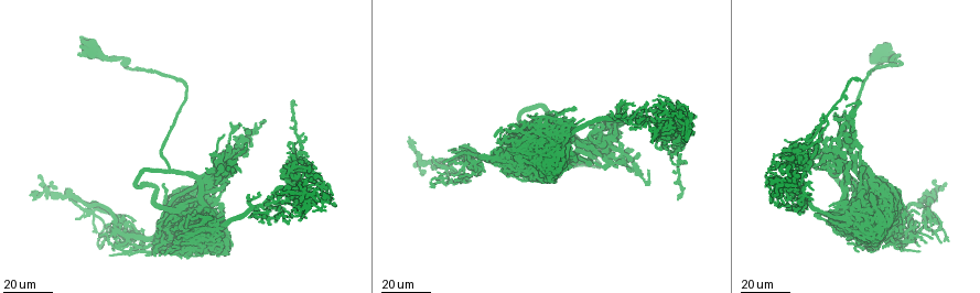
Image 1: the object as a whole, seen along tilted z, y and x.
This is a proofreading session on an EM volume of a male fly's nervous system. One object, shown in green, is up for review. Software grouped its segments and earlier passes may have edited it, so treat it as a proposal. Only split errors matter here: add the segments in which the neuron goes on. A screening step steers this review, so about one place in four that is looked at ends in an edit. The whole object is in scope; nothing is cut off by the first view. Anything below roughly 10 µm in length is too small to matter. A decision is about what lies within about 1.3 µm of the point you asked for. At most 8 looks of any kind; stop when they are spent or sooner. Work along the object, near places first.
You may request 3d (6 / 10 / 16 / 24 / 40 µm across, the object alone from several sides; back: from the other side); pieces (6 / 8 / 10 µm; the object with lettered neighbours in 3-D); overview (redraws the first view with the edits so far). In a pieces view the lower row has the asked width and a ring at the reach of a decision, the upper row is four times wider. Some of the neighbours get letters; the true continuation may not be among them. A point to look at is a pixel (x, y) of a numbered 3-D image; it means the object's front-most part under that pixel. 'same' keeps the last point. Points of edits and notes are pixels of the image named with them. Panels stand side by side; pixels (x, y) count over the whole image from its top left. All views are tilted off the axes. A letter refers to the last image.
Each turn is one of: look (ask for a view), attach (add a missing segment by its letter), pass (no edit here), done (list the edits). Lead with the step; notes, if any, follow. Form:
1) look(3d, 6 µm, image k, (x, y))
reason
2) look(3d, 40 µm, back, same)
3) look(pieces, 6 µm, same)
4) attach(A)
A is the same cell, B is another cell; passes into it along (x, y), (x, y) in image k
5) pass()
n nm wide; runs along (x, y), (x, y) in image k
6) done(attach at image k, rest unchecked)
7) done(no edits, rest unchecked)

look(3d, 24 µm, image 1, (224, 135))
tapers out

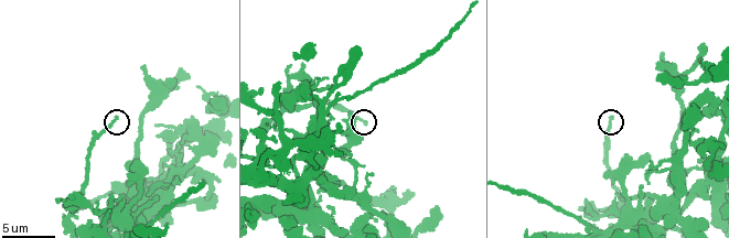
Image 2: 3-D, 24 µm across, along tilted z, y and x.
look(pieces, 8 µm, image 2, (365, 124))

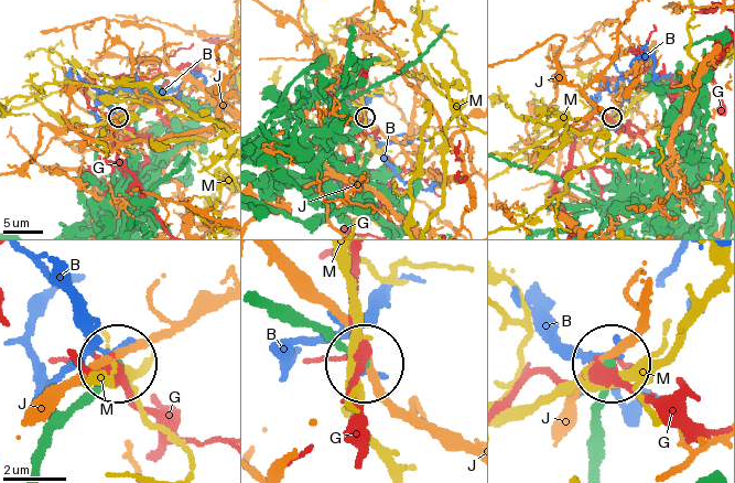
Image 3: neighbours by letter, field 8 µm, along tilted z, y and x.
pass()
B, G, J and M are other cells; no lettered segment goes on from it

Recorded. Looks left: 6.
look(3d, 24 µm, image 1, (162, 185))

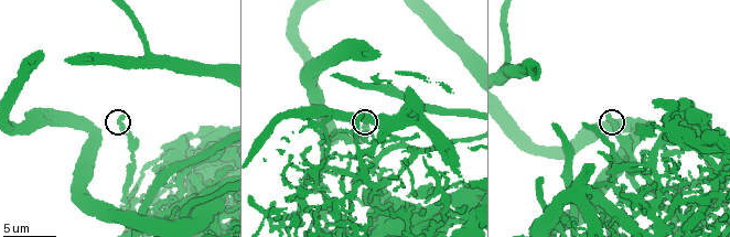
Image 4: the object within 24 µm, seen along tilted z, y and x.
look(3d, 6 µm, image 4, (125, 116))

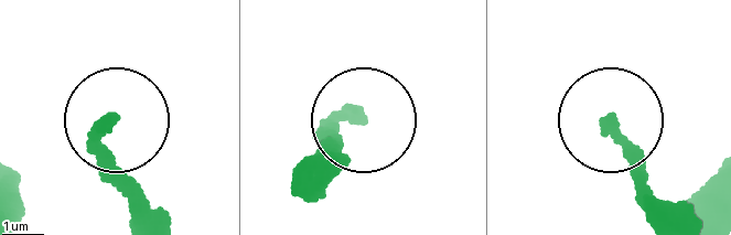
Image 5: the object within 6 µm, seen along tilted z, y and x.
look(pieces, 6 µm, image 5, (609, 124))

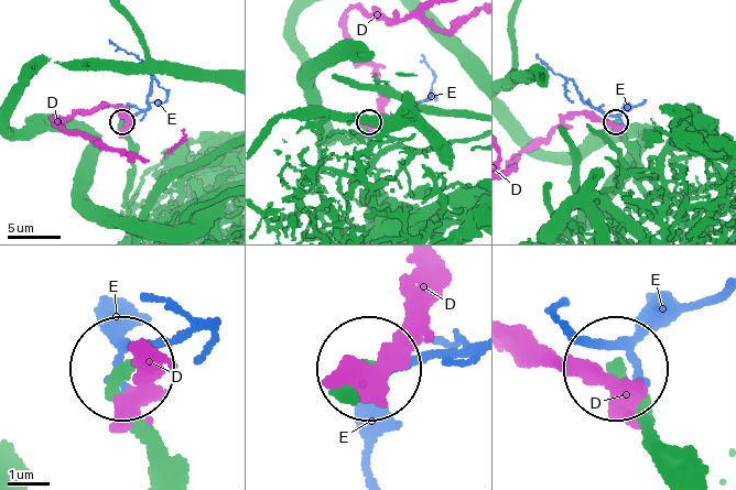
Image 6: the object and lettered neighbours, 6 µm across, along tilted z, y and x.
pass()
D and E are other cells; no lettered segment goes on from it

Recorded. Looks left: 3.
look(3d, 24 µm, image 1, (167, 224))
branch stops here

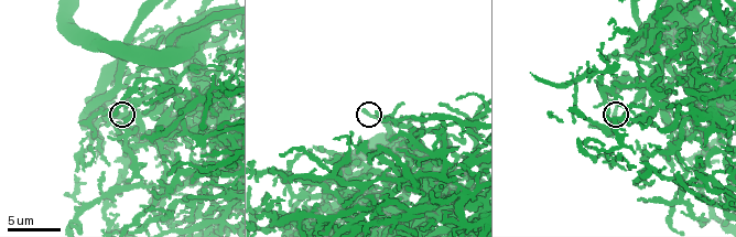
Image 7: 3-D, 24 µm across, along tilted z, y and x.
look(pieces, 6 µm, image 7, (366, 110))

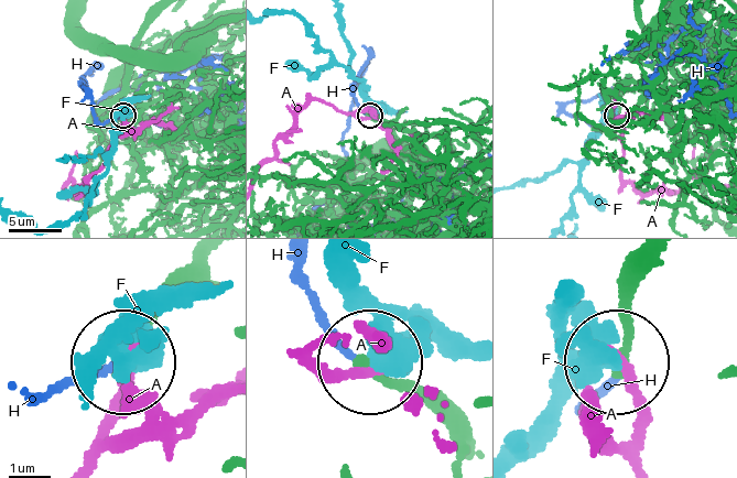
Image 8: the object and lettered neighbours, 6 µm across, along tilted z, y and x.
pass()
A, F and H are other cells; none of them fits

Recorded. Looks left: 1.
look(pieces, 10 µm, image 2, (647, 156))

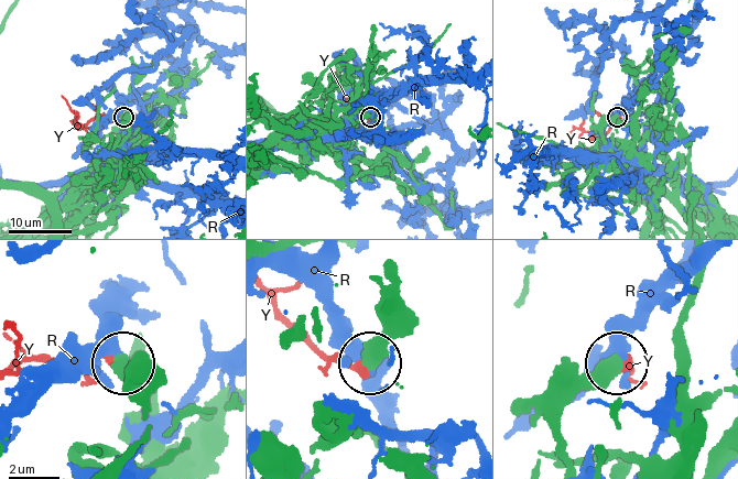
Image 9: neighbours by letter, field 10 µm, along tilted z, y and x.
pass()
530 nm wide; R and Y are other cells; runs along (568, 465), (559, 436), (560, 411), (614, 367) in image 9; no lettered segment goes on from it

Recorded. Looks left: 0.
done(no edits, rest unchecked)

